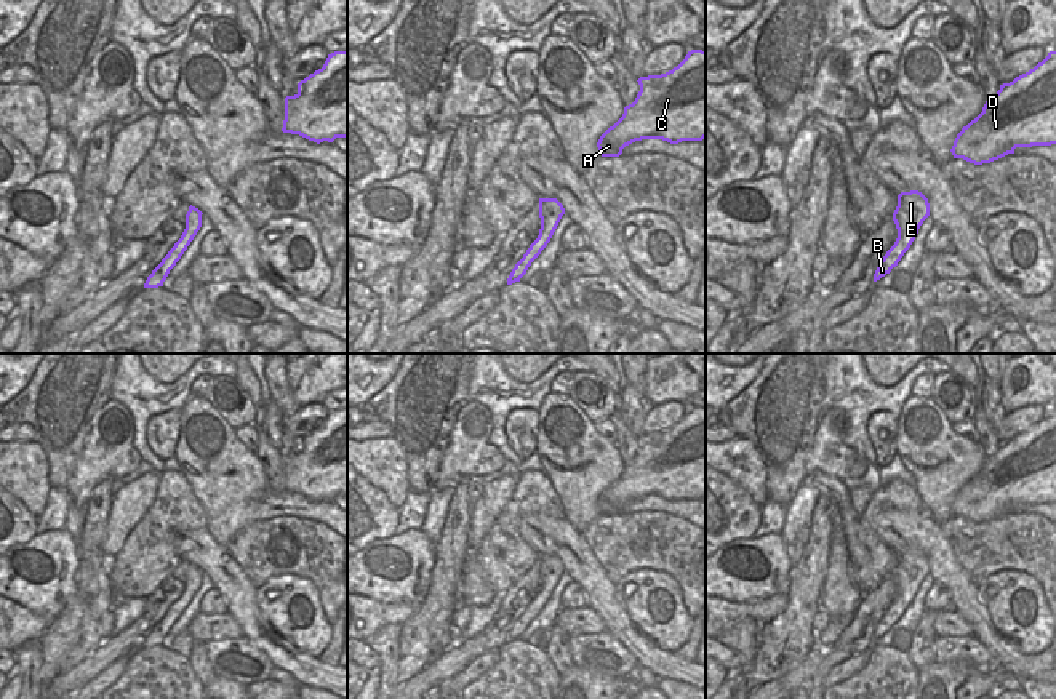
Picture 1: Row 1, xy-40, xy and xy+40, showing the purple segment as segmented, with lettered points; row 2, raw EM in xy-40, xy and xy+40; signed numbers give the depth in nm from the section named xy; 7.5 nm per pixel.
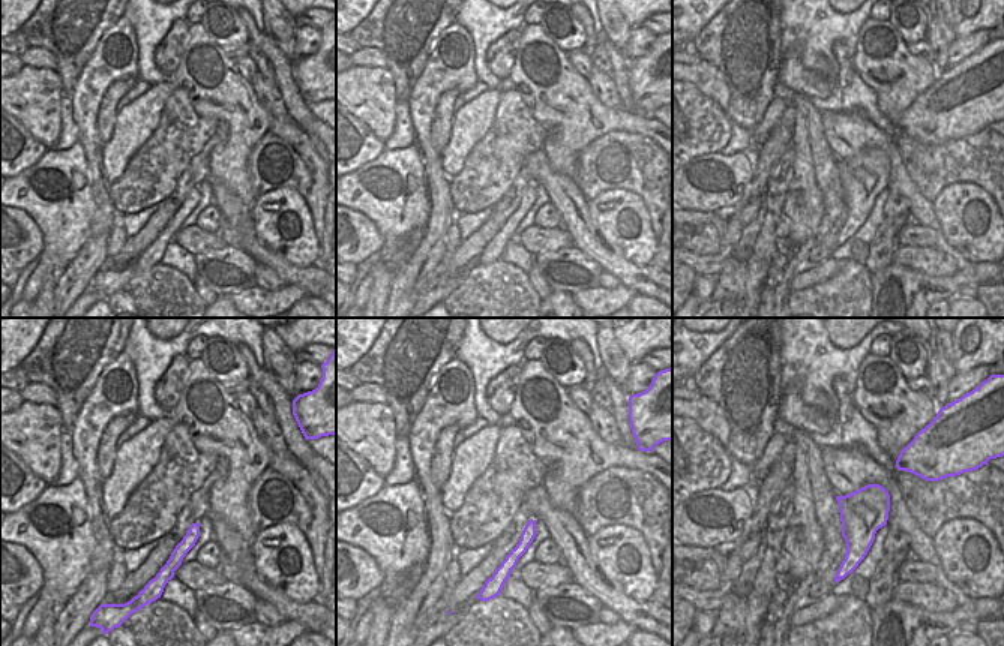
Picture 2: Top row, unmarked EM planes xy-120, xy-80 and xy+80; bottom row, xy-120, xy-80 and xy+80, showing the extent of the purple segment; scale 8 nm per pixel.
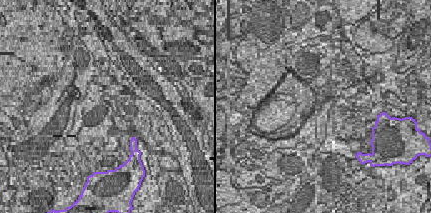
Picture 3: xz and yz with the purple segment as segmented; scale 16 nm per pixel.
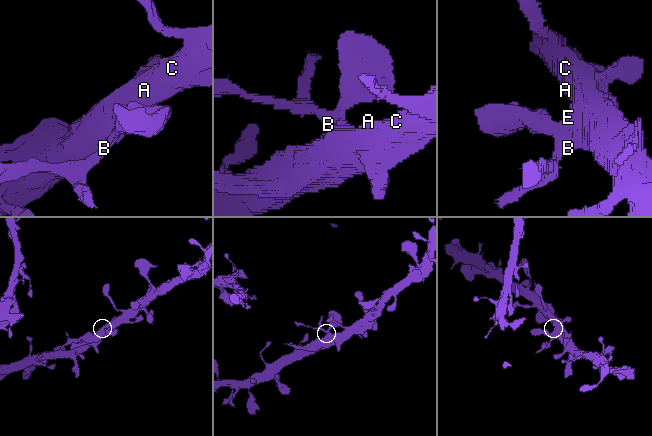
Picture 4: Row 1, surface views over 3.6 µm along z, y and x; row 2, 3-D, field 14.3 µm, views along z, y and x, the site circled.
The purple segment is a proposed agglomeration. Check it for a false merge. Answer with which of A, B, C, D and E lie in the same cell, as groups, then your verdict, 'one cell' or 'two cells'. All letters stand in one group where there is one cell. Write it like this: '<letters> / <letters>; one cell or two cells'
A B C D E; one cell

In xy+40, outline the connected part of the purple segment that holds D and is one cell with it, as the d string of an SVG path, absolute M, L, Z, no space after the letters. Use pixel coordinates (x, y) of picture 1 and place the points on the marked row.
M1056 51L1029 72L1000 85L982 112L957 134L954 158L990 163L1016 147L1056 144Z

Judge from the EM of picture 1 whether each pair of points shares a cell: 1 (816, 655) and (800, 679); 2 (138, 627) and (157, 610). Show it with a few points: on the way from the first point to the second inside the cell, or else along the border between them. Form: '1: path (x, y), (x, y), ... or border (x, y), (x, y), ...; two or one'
1: path (813, 661), (804, 672); one
2: border (143, 615), (156, 624); two

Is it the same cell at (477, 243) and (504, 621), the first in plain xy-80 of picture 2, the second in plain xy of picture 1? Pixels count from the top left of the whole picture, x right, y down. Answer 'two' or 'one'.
two

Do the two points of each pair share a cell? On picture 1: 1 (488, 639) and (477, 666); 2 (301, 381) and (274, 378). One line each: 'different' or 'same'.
1: different
2: different

